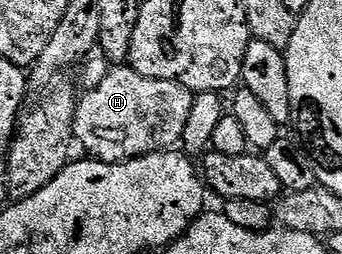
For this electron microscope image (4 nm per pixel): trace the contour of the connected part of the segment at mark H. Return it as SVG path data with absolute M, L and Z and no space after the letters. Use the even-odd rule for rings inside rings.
M118 66L114 70L115 72L108 73L86 97L82 96L77 101L75 141L79 145L82 143L93 159L103 160L105 164L119 164L125 160L135 160L138 156L173 149L182 139L184 126L188 126L188 114L192 114L195 93L174 78L159 78L154 74L141 76L129 66Z

